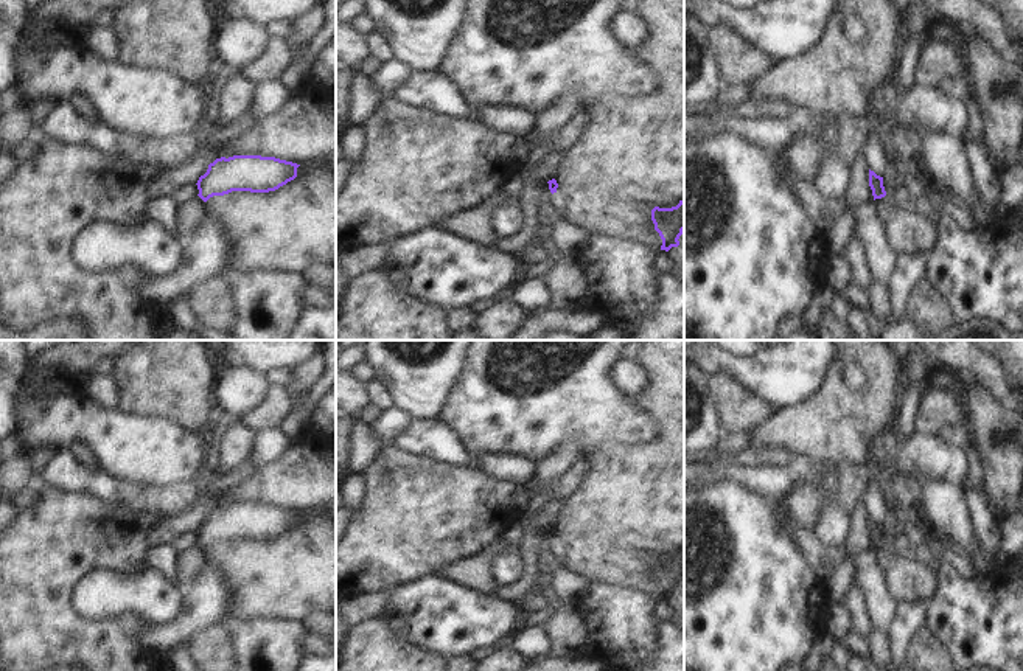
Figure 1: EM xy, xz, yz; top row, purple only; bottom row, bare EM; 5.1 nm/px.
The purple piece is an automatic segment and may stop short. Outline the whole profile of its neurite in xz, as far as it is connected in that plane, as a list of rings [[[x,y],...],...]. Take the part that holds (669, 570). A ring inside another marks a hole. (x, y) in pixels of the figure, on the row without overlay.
[[[684,547],[672,556],[655,555],[651,558],[651,568],[662,587],[661,598],[669,600],[672,595],[678,595],[678,587],[684,579]]]

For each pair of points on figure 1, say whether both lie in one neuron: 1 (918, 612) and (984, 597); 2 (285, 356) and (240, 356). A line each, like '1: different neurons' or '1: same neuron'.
1: different neurons
2: same neuron

